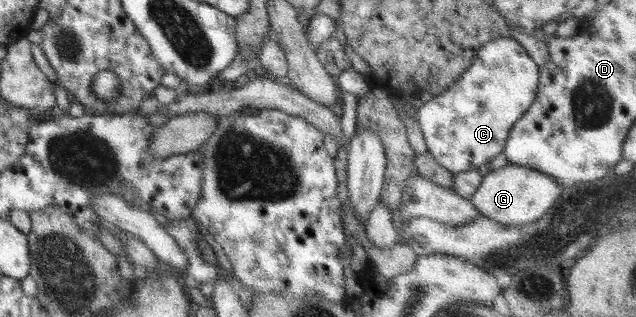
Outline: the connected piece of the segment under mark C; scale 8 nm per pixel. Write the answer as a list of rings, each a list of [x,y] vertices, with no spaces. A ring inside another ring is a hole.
[[[514,38],[487,42],[471,67],[445,92],[423,100],[417,110],[426,152],[451,173],[478,169],[503,152],[513,124],[532,107],[539,89],[540,67]]]

